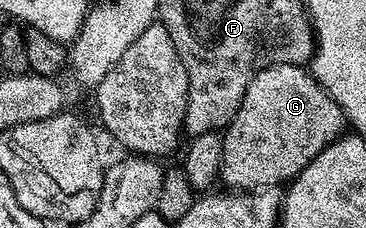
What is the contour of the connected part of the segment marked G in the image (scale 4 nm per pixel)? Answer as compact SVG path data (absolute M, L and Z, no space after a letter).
M274 64L271 68L263 68L249 82L237 114L233 114L222 133L222 183L227 183L224 185L231 190L255 190L251 188L267 188L270 184L281 183L282 180L290 182L306 164L317 158L317 154L321 154L321 150L325 150L334 140L344 135L343 124L345 128L343 109L306 67Z

